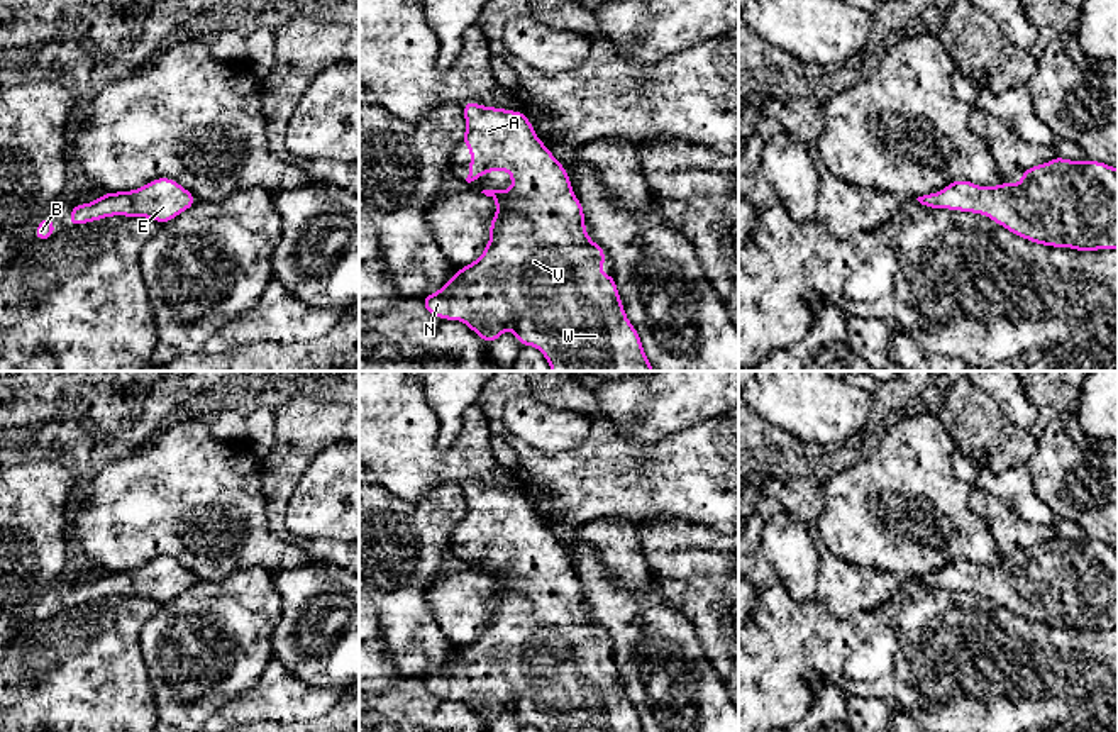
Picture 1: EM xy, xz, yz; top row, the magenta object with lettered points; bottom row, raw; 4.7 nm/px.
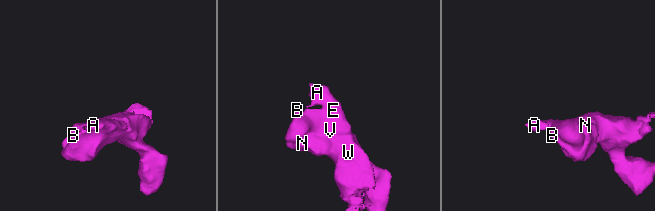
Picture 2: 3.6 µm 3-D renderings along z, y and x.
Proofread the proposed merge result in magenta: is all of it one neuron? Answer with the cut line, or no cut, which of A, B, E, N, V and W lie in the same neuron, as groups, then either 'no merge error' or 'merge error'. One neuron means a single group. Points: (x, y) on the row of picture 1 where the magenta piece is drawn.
cut none; groups A B E N V W; no merge error

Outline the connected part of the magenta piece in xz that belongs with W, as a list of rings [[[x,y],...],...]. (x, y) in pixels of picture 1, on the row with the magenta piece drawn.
[[[462,103],[466,132],[462,144],[469,147],[468,183],[495,169],[512,175],[512,190],[483,190],[496,200],[496,214],[488,224],[491,236],[484,252],[435,293],[422,300],[437,319],[461,320],[486,344],[495,342],[506,329],[513,330],[520,346],[537,347],[552,371],[656,371],[640,342],[640,336],[625,315],[613,274],[601,274],[605,249],[595,244],[584,227],[584,210],[573,193],[564,166],[535,136],[529,117],[522,112]]]

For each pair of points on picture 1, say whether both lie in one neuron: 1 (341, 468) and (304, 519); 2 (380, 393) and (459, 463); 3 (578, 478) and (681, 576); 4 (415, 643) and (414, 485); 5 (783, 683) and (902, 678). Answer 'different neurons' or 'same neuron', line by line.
1: same neuron
2: same neuron
3: different neurons
4: different neurons
5: same neuron

